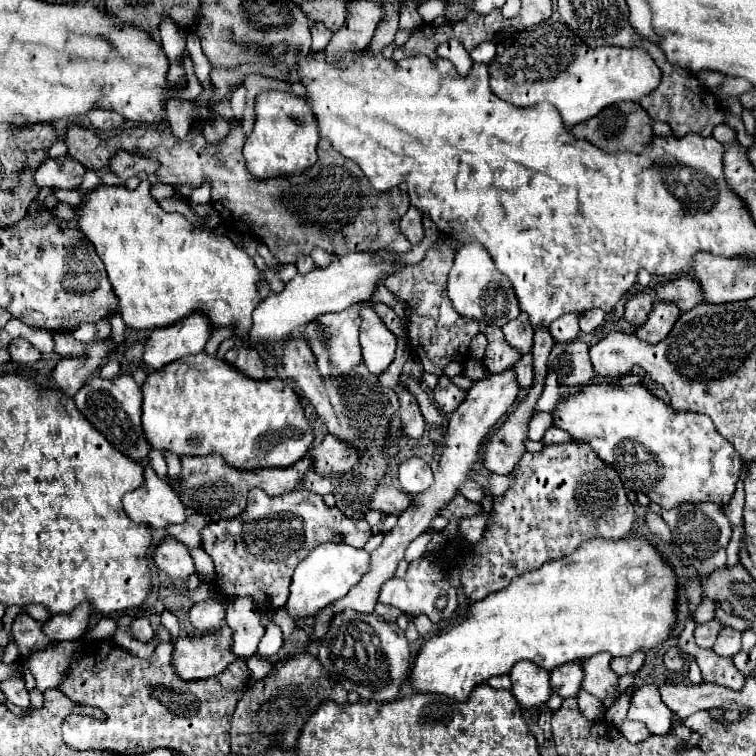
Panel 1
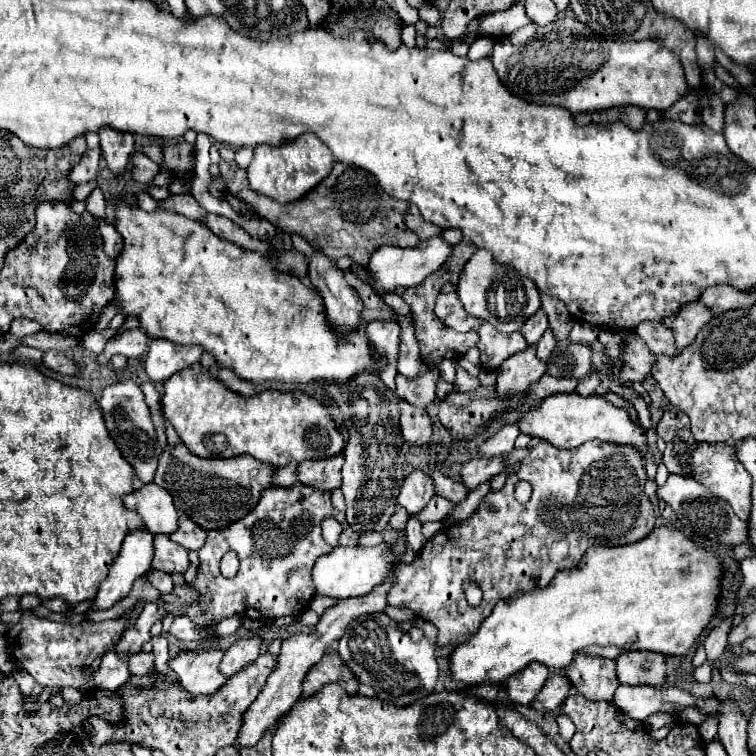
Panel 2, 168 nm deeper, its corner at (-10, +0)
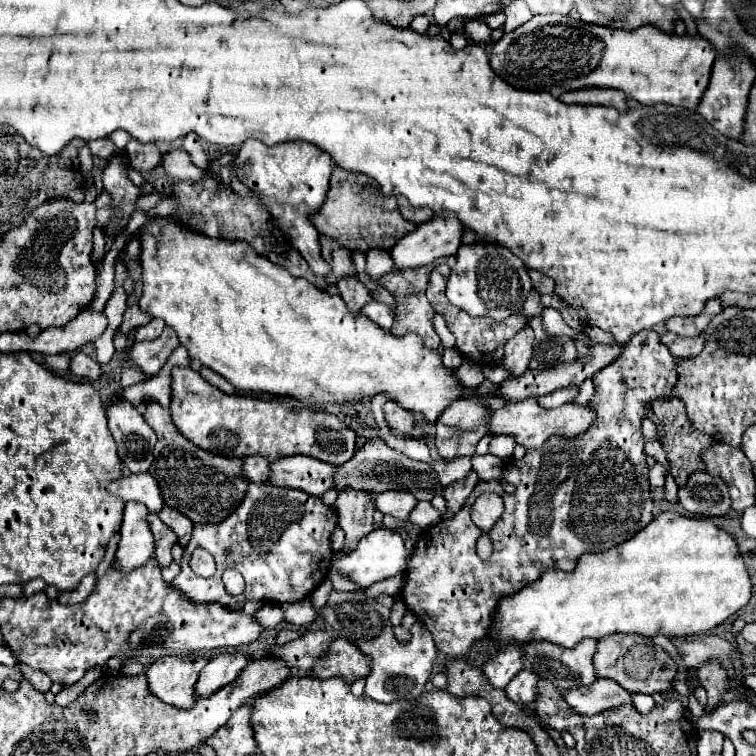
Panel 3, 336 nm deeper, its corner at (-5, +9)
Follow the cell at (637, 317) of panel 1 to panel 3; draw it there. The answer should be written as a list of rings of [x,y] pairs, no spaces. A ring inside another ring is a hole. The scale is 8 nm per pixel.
[[[667,331],[661,335],[661,343],[667,345],[667,349],[671,351],[673,357],[683,359],[683,357],[693,357],[703,349],[703,335],[687,339],[687,337],[679,337],[679,335]]]

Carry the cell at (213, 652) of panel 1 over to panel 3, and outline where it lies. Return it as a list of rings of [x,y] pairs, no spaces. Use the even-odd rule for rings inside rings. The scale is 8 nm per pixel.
[[[205,655],[161,657],[145,672],[151,693],[169,705],[189,709],[195,703],[199,671],[207,661]]]

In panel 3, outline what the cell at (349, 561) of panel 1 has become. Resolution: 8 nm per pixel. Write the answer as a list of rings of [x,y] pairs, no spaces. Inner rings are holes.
[[[377,527],[371,533],[367,533],[353,551],[335,553],[335,567],[341,571],[341,575],[345,575],[357,587],[367,587],[375,581],[401,575],[407,569],[407,561],[409,561],[409,551],[403,545],[401,533],[395,529],[387,529],[387,527]]]

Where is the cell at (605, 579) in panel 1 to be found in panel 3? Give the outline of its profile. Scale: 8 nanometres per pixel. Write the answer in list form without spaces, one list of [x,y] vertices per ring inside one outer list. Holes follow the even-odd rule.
[[[667,511],[621,545],[603,553],[583,553],[573,571],[561,573],[559,569],[549,569],[521,591],[501,597],[485,639],[499,649],[511,643],[519,647],[531,641],[549,641],[571,649],[585,637],[601,639],[613,633],[635,633],[643,637],[665,635],[669,639],[693,637],[721,625],[727,617],[747,605],[749,597],[751,579],[735,539],[711,521],[689,519],[675,511]]]

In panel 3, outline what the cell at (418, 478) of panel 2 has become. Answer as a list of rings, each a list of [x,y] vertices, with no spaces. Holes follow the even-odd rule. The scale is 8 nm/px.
[[[385,491],[375,497],[375,505],[381,513],[407,519],[411,509],[417,505],[417,499],[411,491]]]

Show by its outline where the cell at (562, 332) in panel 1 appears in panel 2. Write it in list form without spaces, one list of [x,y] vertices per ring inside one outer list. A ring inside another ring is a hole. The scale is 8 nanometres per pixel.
[[[576,322],[572,332],[570,332],[570,340],[572,342],[594,342],[598,338],[598,328],[586,322]]]

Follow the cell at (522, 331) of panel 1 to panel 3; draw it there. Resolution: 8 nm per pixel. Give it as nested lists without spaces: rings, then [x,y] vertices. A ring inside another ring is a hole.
[[[535,291],[531,297],[527,297],[527,301],[523,305],[523,315],[525,315],[525,319],[531,319],[531,317],[539,317],[541,311],[543,311],[543,305],[539,301],[539,293]]]

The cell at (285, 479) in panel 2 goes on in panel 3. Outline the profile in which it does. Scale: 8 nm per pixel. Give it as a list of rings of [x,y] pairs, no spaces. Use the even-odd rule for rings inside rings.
[[[247,457],[243,463],[243,473],[253,483],[265,483],[271,473],[271,463],[265,457]]]

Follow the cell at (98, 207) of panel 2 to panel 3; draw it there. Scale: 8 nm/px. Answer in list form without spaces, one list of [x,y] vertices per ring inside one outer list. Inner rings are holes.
[[[95,226],[93,230],[93,254],[92,260],[95,264],[102,261],[105,248],[106,248],[106,238],[103,234],[102,228]]]

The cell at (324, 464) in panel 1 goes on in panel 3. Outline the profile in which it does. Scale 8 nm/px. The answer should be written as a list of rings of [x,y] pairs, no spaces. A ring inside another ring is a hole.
[[[283,457],[283,461],[271,463],[269,483],[285,485],[289,489],[303,489],[311,495],[323,495],[333,487],[335,465],[315,461],[315,457]]]

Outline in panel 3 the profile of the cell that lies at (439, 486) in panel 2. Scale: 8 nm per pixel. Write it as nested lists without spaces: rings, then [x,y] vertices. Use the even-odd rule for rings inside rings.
[[[369,437],[359,445],[359,451],[343,465],[337,467],[335,473],[335,489],[343,489],[345,485],[353,485],[353,489],[367,489],[373,493],[383,493],[389,489],[407,489],[411,491],[417,499],[425,499],[431,501],[435,493],[443,493],[443,487],[439,483],[439,475],[437,471],[423,461],[413,461],[409,457],[405,457],[403,453],[391,449],[385,445],[383,439]]]

